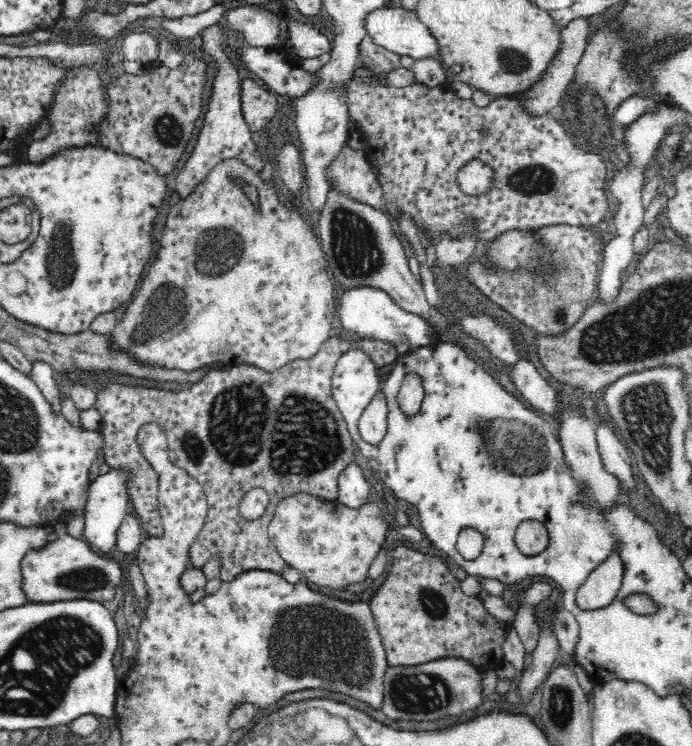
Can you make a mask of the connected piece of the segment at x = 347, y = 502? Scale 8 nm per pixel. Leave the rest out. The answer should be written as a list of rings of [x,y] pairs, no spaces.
[[[352,463],[340,475],[338,502],[351,510],[360,510],[368,504],[370,484],[364,477],[362,469]]]

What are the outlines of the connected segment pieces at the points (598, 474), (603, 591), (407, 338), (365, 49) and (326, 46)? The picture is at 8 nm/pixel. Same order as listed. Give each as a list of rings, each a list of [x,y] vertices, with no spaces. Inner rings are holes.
[[[568,409],[562,412],[561,421],[559,422],[559,441],[564,447],[567,461],[571,464],[573,473],[594,490],[594,494],[598,496],[600,504],[614,504],[616,498],[619,498],[618,494],[621,494],[618,480],[608,474],[608,471],[604,472],[602,470],[602,461],[600,461],[598,450],[596,450],[594,423],[592,419],[584,419],[583,416],[582,414],[579,415],[576,409],[574,411]]]
[[[618,552],[599,564],[586,577],[576,595],[576,602],[582,610],[598,610],[610,606],[620,599],[623,578],[623,562]]]
[[[358,284],[344,290],[344,294],[337,301],[337,314],[342,326],[351,332],[352,336],[361,338],[361,341],[379,338],[397,344],[399,354],[404,354],[412,348],[431,344],[426,334],[432,332],[427,321],[420,315],[406,312],[390,297],[390,294],[382,288],[376,288],[370,284]]]
[[[368,36],[360,42],[358,55],[360,63],[378,77],[388,76],[387,74],[401,67],[400,55],[393,54],[390,50],[382,49],[373,44]]]
[[[286,17],[289,30],[290,49],[296,57],[315,58],[323,54],[332,54],[334,48],[330,40],[310,26],[304,26],[296,20]]]

